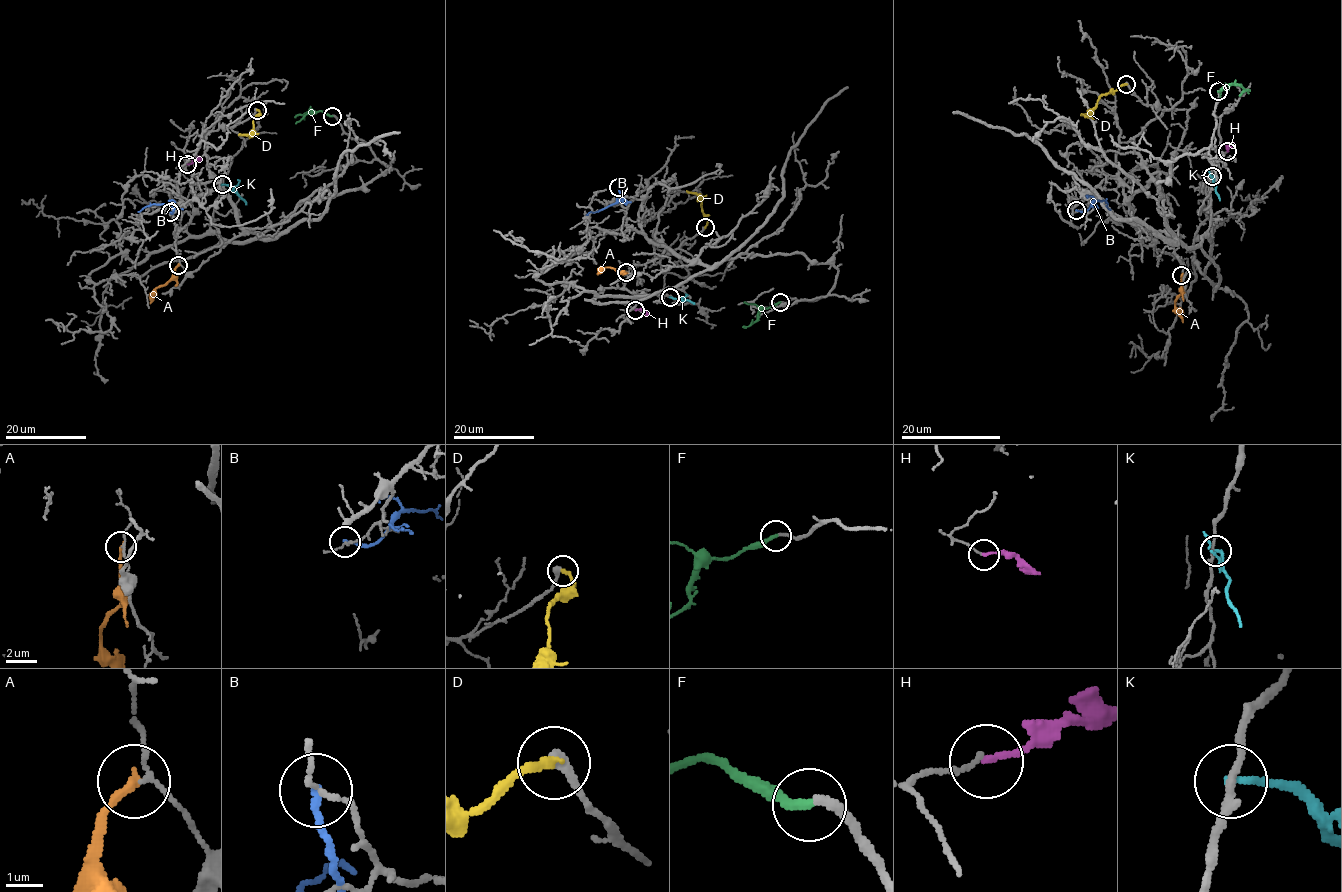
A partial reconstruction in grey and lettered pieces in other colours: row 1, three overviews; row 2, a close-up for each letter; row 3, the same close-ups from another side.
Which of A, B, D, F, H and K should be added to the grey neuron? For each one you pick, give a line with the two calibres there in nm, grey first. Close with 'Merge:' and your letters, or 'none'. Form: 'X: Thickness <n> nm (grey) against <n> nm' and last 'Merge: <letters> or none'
F: Thickness 240 nm (grey) against 240 nm
Merge: F

